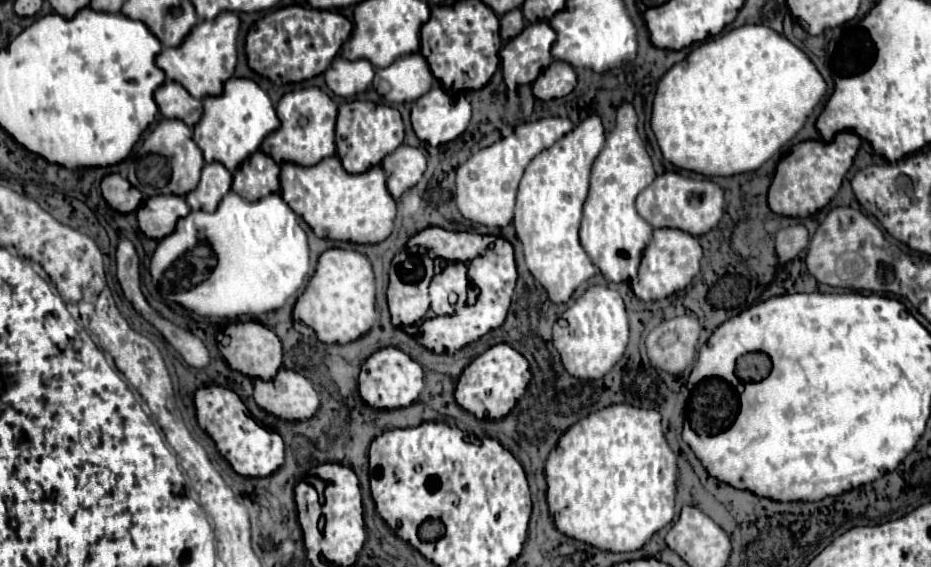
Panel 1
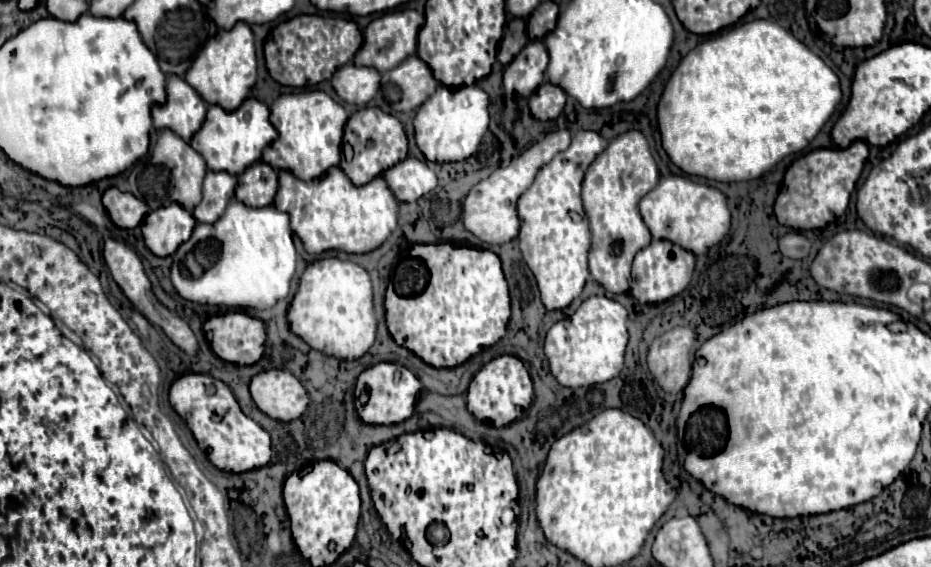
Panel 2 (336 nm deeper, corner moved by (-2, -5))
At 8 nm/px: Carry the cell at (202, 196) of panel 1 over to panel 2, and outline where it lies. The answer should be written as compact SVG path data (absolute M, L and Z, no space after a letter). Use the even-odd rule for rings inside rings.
M208 171L202 185L202 201L192 211L196 221L214 223L224 213L228 201L234 197L236 177L226 171Z

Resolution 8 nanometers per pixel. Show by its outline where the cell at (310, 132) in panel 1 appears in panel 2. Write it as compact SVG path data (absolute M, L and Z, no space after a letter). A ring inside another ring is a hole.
M302 91L280 95L270 109L270 123L278 129L278 139L262 153L262 161L274 169L294 173L302 181L320 177L326 169L340 163L340 145L348 113L324 91Z

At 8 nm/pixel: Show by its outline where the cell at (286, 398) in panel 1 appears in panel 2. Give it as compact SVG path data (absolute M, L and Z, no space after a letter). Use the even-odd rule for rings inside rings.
M282 369L262 371L252 377L250 393L258 409L278 421L298 419L310 403L304 385L292 373Z

